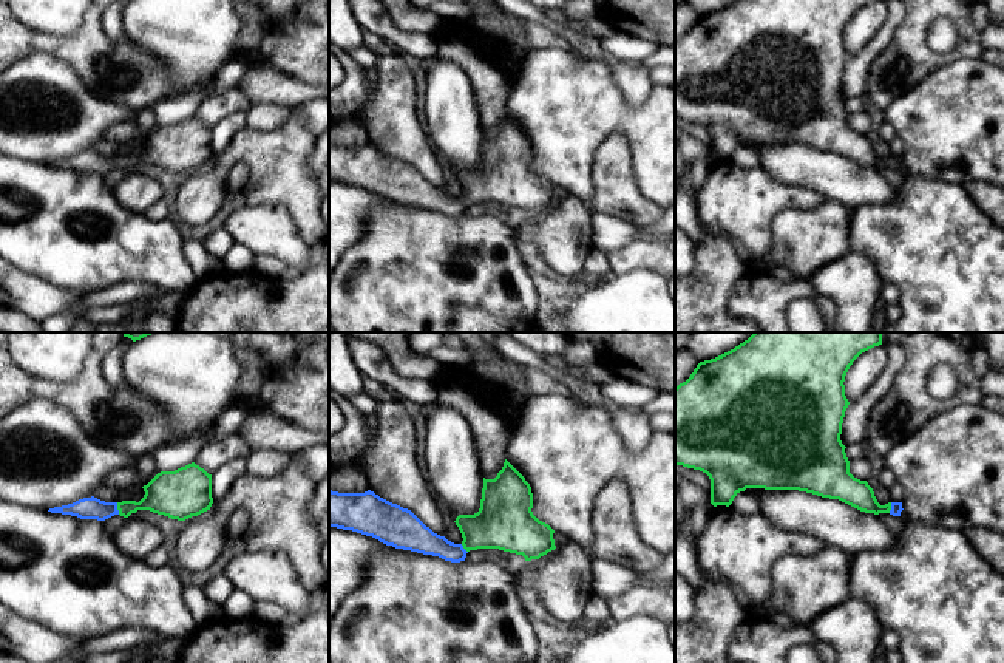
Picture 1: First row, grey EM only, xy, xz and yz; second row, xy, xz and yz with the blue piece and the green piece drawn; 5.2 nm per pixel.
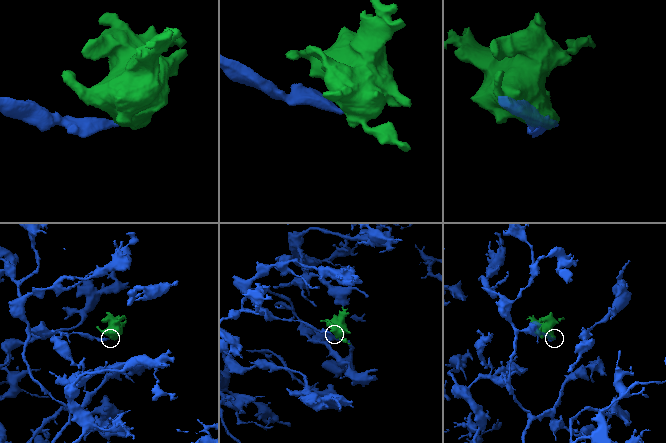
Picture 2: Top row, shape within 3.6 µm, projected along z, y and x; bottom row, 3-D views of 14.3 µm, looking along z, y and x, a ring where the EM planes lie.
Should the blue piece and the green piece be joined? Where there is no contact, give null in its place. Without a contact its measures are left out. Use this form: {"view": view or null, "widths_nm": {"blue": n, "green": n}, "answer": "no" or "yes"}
{"view": "xy", "widths_nm": {"blue": 110, "green": 190}, "answer": "yes"}

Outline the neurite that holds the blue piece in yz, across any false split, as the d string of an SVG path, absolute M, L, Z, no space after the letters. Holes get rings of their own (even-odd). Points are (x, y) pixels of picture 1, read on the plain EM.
M735 0L715 12L700 15L690 31L675 42L675 119L700 124L709 130L711 158L714 161L729 161L734 151L746 142L799 144L822 151L839 153L865 167L890 167L893 170L901 170L904 164L902 156L880 159L868 136L850 127L850 114L845 107L846 100L840 94L845 65L850 59L845 49L845 29L853 15L871 2L874 0Z

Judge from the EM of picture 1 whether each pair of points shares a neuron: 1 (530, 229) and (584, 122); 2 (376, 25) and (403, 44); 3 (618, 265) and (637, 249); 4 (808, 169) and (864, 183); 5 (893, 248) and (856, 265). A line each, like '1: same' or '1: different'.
1: different
2: same
3: same
4: same
5: different

